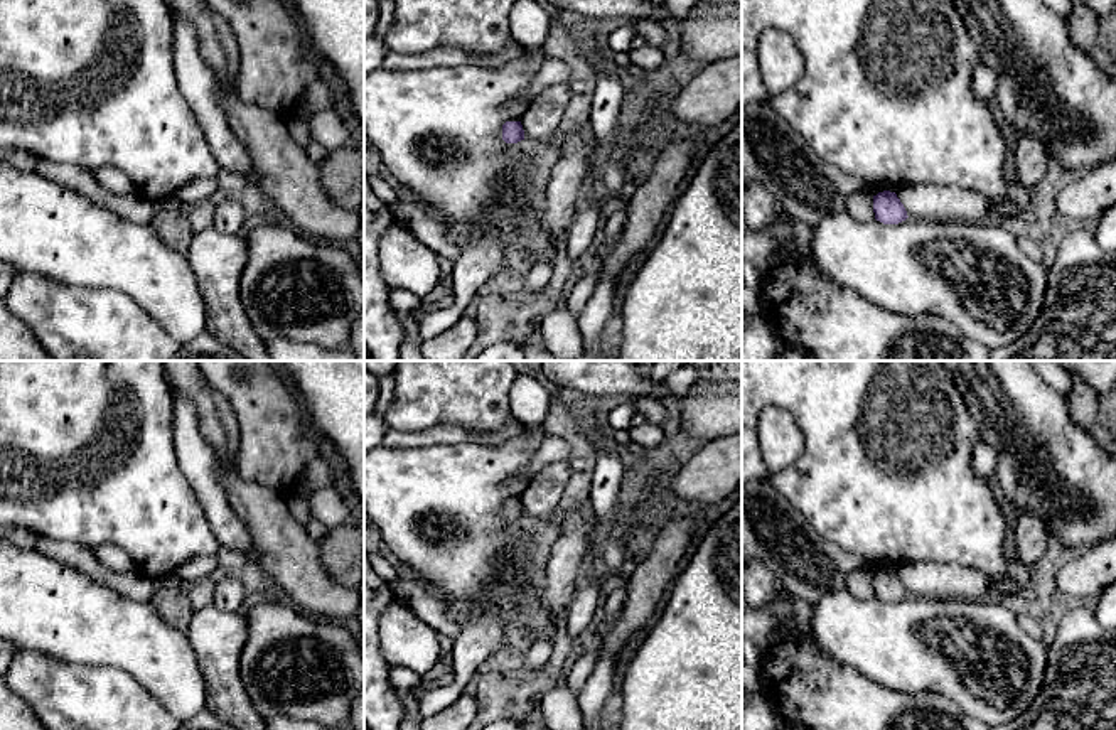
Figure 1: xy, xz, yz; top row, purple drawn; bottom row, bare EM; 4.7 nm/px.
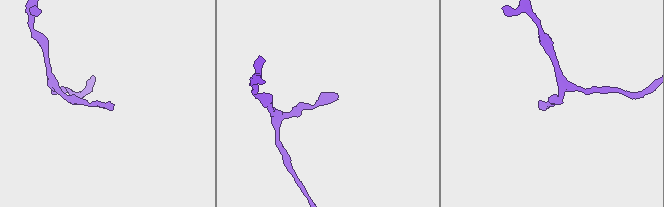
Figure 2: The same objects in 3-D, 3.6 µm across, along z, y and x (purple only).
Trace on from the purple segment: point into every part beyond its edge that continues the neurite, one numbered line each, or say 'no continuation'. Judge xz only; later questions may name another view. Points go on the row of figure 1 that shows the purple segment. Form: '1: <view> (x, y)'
no continuation

